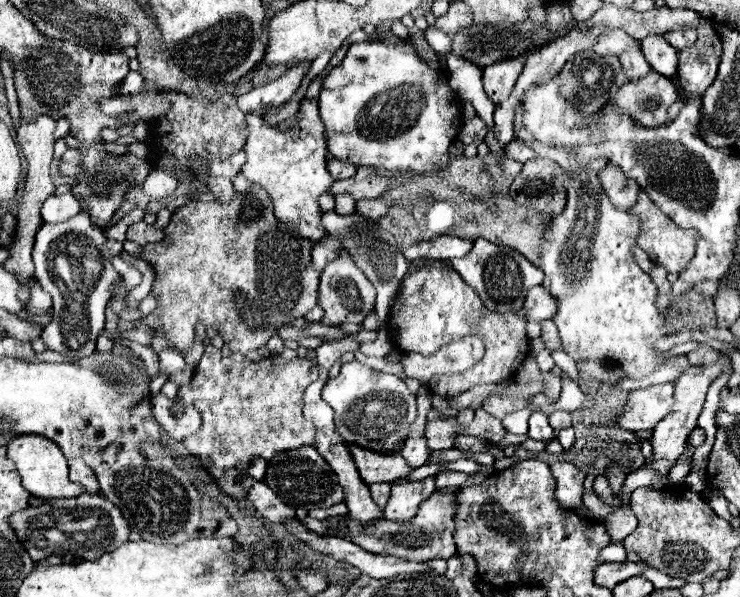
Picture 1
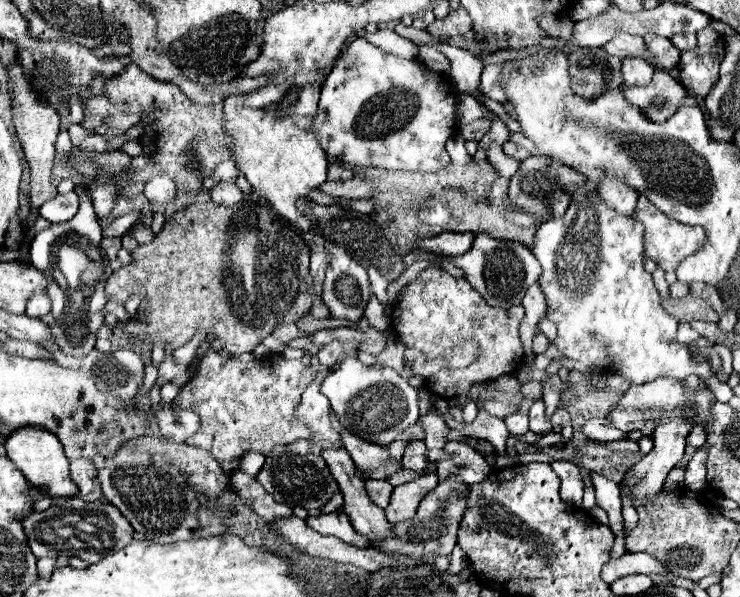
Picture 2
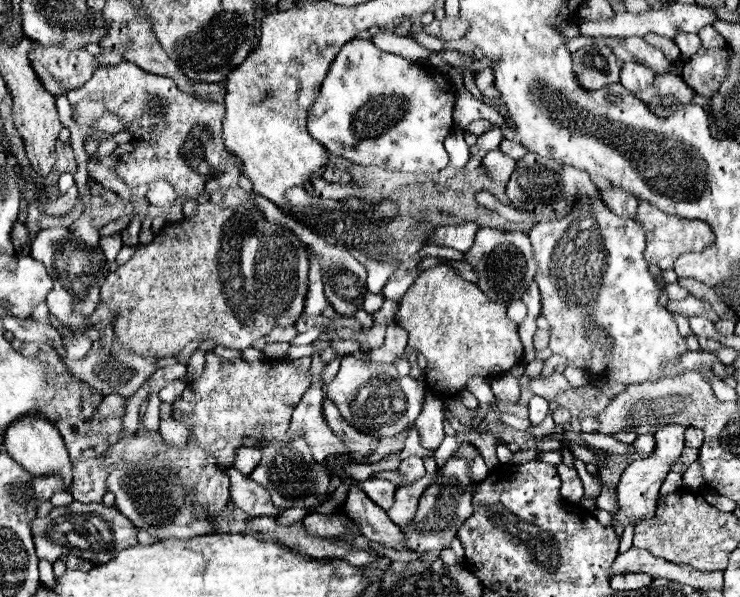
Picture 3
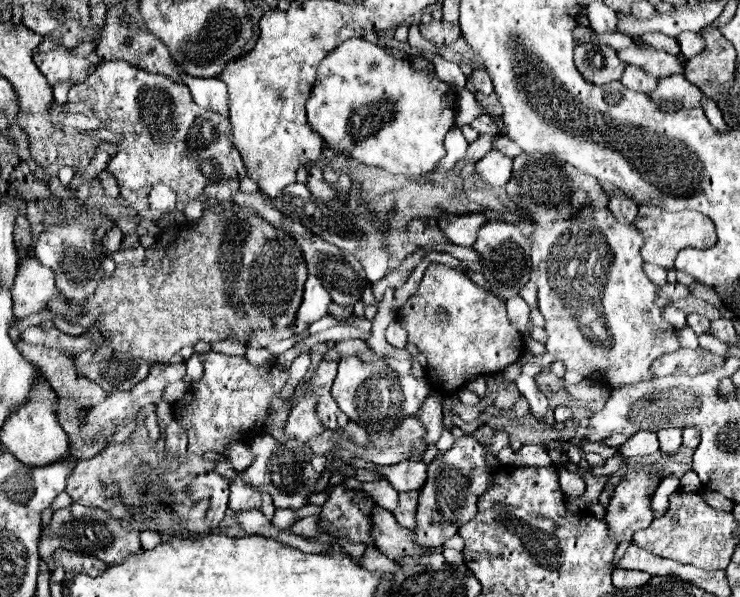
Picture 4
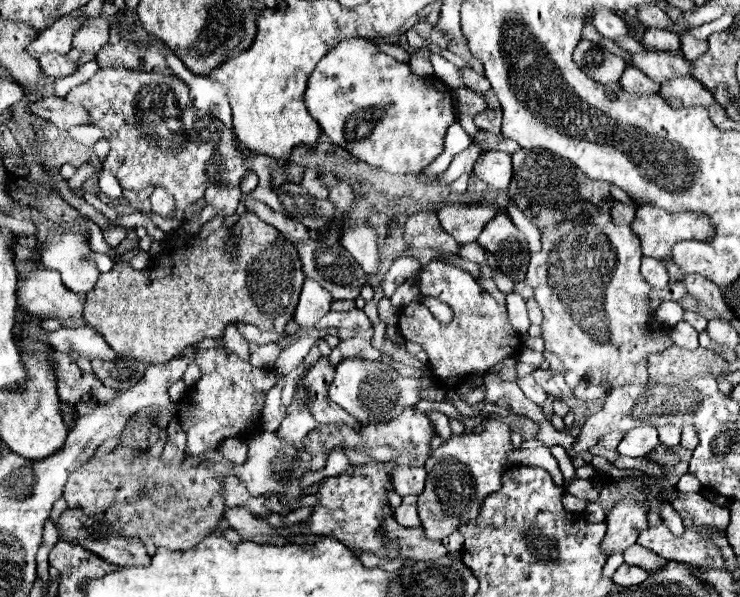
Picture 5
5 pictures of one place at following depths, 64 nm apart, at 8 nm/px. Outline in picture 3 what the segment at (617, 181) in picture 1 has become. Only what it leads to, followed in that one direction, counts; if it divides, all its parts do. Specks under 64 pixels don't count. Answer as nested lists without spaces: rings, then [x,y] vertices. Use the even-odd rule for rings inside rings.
[[[610,186],[610,188],[600,190],[600,198],[614,214],[618,214],[622,218],[634,218],[634,212],[638,208],[638,198],[634,194],[630,194],[628,190]]]

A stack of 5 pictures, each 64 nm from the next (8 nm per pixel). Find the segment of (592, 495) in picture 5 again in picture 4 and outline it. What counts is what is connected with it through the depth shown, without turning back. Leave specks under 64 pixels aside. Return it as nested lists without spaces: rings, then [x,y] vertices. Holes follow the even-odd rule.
[[[558,468],[558,476],[560,476],[560,486],[562,486],[562,492],[566,496],[582,496],[584,490],[586,490],[586,484],[584,480],[576,474],[576,472],[570,472],[566,468]]]

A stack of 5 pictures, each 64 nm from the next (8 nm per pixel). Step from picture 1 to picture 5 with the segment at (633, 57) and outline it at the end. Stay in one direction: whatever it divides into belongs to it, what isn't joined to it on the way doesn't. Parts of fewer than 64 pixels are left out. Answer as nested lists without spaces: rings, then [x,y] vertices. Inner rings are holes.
[[[626,66],[620,78],[620,86],[628,92],[642,92],[642,94],[656,94],[660,88],[660,84],[656,84],[652,78],[648,78],[644,72],[640,72],[634,66]]]

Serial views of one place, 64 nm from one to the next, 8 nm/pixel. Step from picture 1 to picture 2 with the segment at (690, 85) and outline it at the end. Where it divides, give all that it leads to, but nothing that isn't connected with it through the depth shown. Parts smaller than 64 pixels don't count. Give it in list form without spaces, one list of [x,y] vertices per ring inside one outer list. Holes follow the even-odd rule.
[[[706,26],[702,32],[698,32],[698,46],[690,52],[682,52],[680,56],[680,84],[694,96],[706,96],[706,92],[710,92],[712,84],[716,84],[718,80],[722,56],[722,36],[710,26]]]

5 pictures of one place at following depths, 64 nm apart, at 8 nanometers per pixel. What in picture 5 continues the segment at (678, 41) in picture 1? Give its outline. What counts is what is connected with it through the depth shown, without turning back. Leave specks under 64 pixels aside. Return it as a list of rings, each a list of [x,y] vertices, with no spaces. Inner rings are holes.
[[[684,34],[680,40],[682,40],[682,56],[684,56],[686,60],[696,60],[696,58],[702,56],[702,54],[706,52],[706,48],[708,48],[708,42],[706,42],[706,40],[696,40],[696,38],[690,36],[690,34]]]

